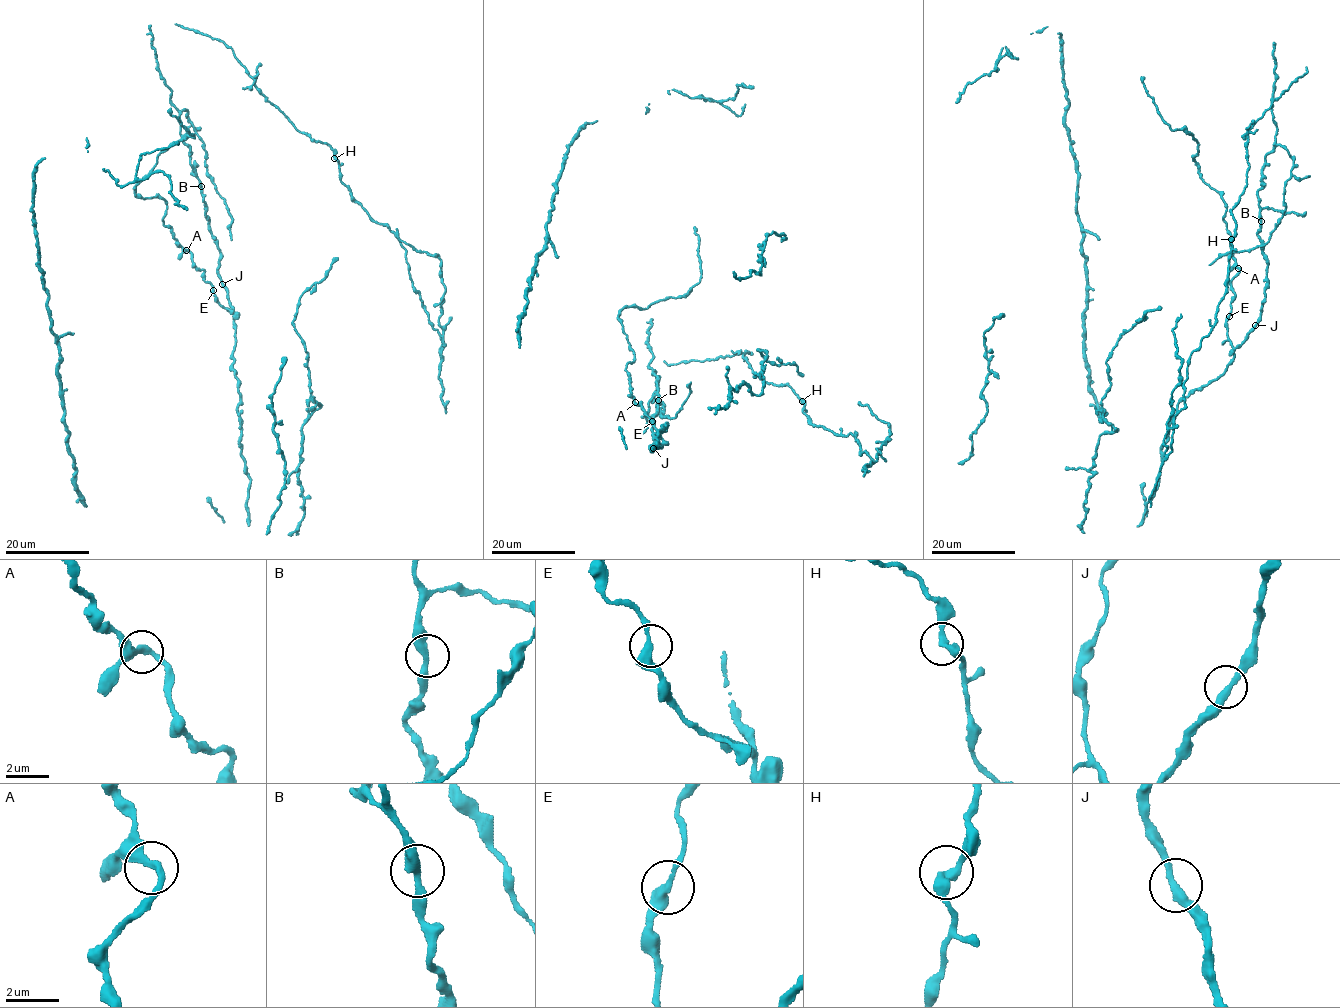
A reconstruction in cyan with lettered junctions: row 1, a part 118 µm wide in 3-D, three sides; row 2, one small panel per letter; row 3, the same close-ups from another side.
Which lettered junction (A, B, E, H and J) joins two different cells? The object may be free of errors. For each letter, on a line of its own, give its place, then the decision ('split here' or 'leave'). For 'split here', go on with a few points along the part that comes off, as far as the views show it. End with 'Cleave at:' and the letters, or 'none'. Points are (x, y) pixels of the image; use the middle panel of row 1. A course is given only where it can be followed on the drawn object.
A: (635, 402) | leave
B: (658, 400) | leave
E: (652, 421) | leave
H: (802, 401) | leave
J: (653, 448) | leave
Cleave at: none

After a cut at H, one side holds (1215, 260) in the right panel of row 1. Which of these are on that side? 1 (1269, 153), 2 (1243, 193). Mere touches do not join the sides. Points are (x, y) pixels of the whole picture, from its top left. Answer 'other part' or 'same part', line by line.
1: same part
2: other part

